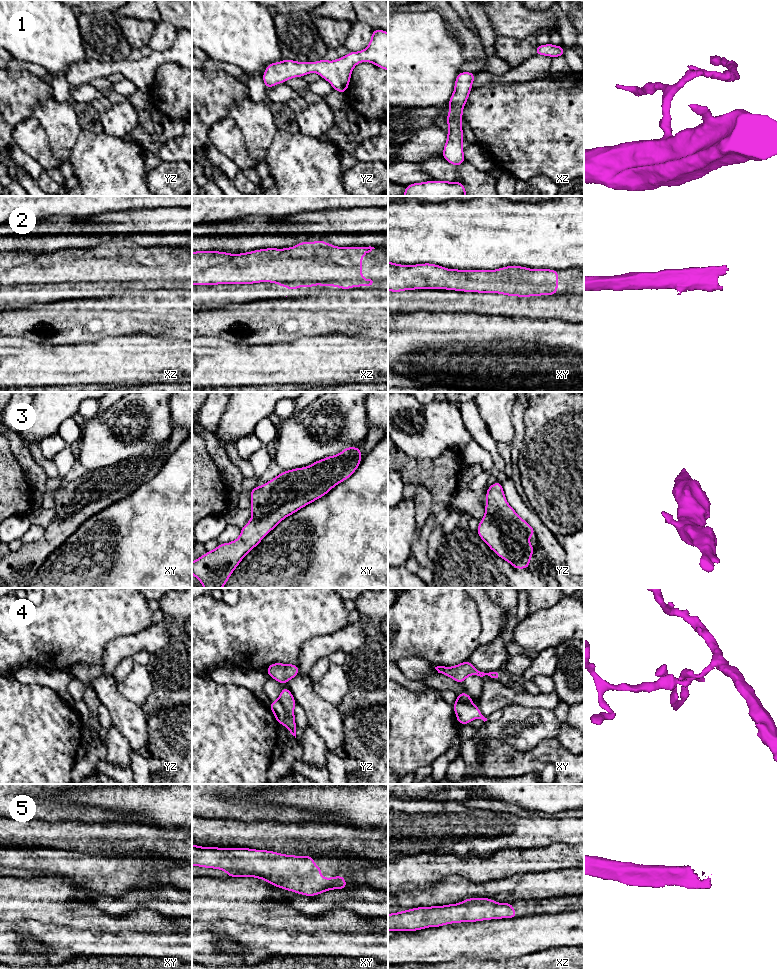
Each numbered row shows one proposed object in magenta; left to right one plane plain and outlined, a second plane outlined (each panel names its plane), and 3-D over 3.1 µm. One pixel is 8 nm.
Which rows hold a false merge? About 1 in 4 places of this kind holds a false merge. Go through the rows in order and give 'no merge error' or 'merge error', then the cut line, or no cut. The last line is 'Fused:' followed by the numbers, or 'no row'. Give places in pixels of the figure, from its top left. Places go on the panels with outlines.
1: no merge error; cut none
2: no merge error; cut none
3: no merge error; cut none
4: merge error; cut yz (278, 700), (284, 708), (284, 722)
5: no merge error; cut none
Fused: 4

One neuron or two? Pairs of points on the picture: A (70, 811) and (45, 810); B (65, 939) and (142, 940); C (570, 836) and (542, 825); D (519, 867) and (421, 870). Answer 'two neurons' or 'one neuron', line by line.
A: one neuron
B: one neuron
C: one neuron
D: one neuron

